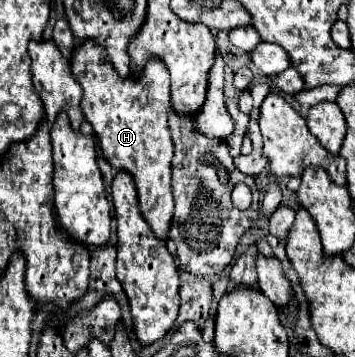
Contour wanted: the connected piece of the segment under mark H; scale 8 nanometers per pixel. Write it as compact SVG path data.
M84 41L82 45L76 47L70 65L76 81L84 91L80 101L82 113L94 129L104 159L116 171L128 171L132 175L144 221L150 225L150 229L158 239L168 241L170 223L174 215L170 189L170 161L174 155L174 145L168 129L168 109L170 109L168 69L158 59L152 59L146 65L140 81L136 81L134 77L120 79L104 47L92 41Z

